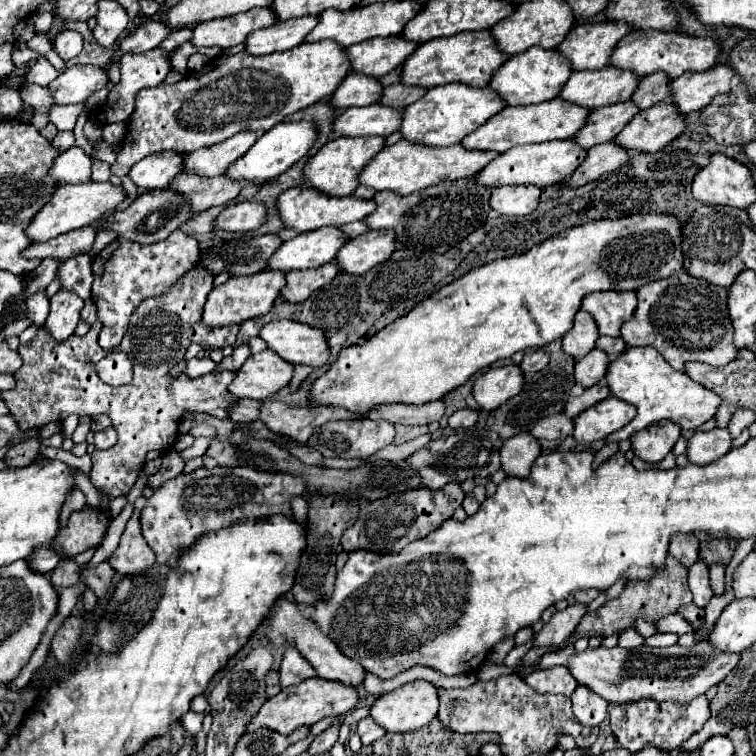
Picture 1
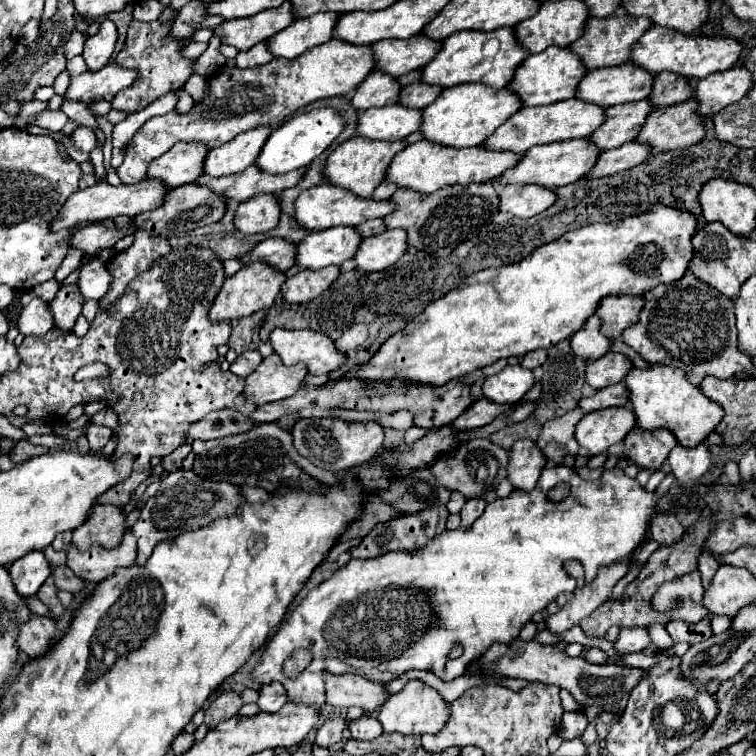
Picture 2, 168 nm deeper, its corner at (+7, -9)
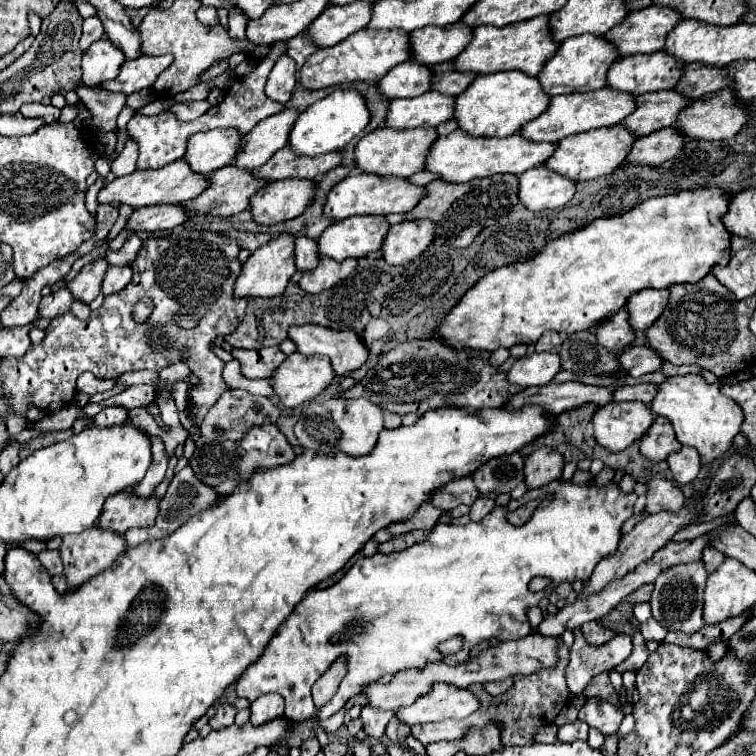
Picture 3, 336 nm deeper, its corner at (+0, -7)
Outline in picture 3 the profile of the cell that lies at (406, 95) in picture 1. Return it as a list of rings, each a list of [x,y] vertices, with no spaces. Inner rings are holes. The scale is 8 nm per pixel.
[[[438,73],[432,77],[432,91],[438,91],[442,95],[456,97],[460,95],[474,79],[476,75],[464,75],[464,73]]]

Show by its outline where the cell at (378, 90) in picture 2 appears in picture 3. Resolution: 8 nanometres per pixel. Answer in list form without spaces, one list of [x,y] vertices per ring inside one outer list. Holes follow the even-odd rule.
[[[404,61],[396,67],[392,67],[380,81],[378,81],[378,93],[392,99],[412,99],[418,95],[424,95],[430,89],[430,77],[432,71],[424,65],[414,65],[414,61]]]

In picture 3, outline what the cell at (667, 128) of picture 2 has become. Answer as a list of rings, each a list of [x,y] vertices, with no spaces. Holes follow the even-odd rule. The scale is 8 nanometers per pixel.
[[[720,89],[716,93],[708,93],[702,99],[690,101],[678,115],[678,131],[690,139],[706,139],[706,141],[724,141],[732,139],[742,125],[746,123],[746,113],[738,101],[732,101],[732,89]]]

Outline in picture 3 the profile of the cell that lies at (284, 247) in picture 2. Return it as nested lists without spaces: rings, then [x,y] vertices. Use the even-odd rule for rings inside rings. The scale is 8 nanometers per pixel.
[[[300,235],[296,237],[294,241],[294,259],[296,259],[296,269],[298,271],[308,271],[308,269],[314,269],[320,261],[318,257],[318,247],[316,247],[316,241]]]

